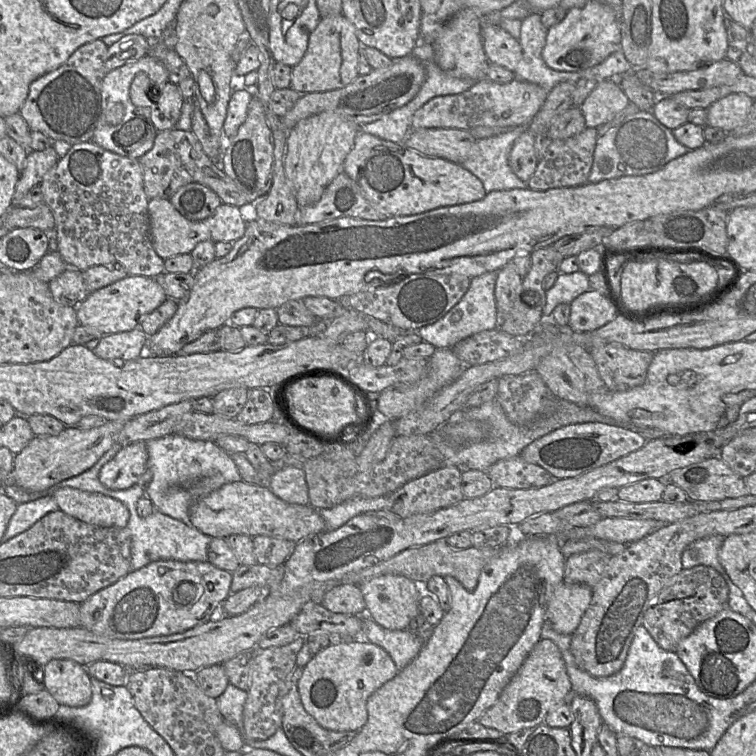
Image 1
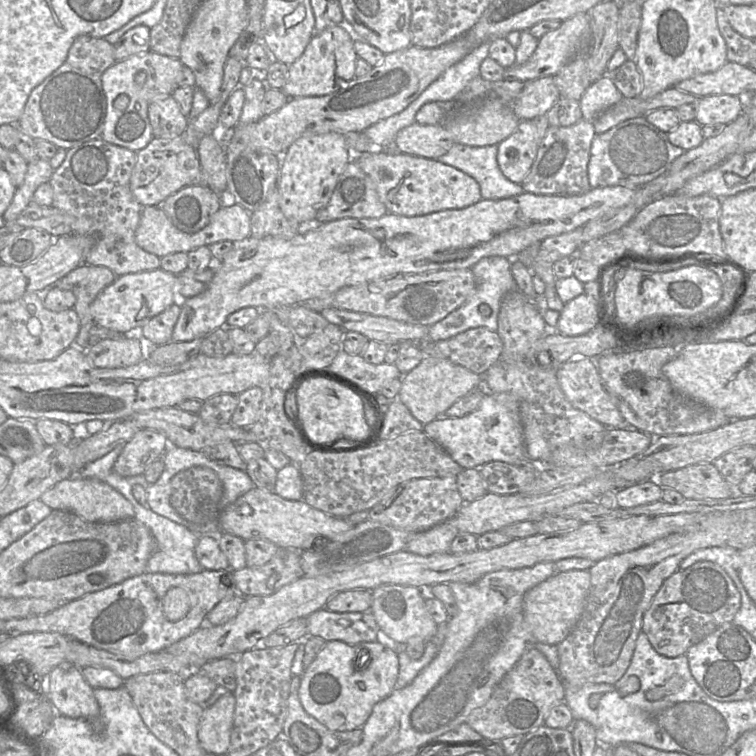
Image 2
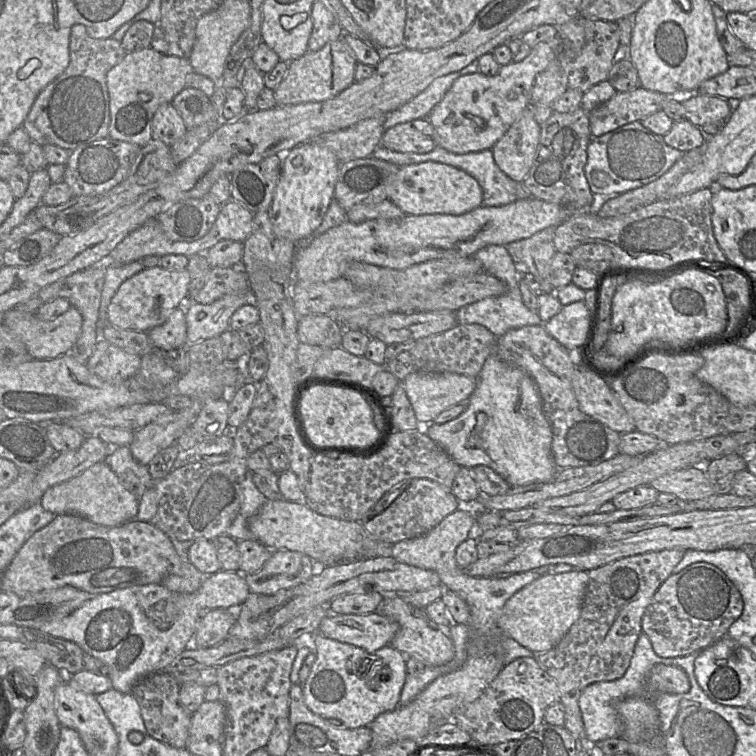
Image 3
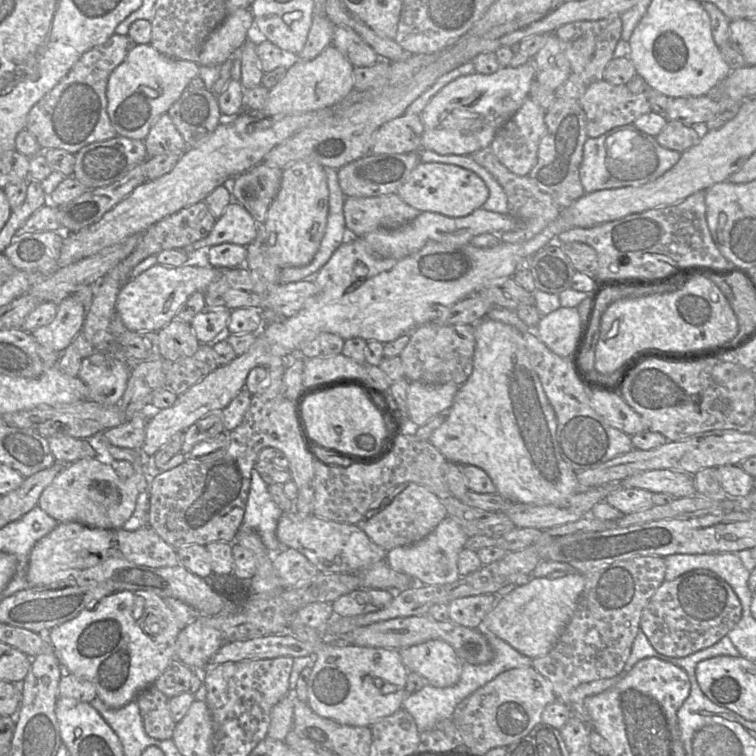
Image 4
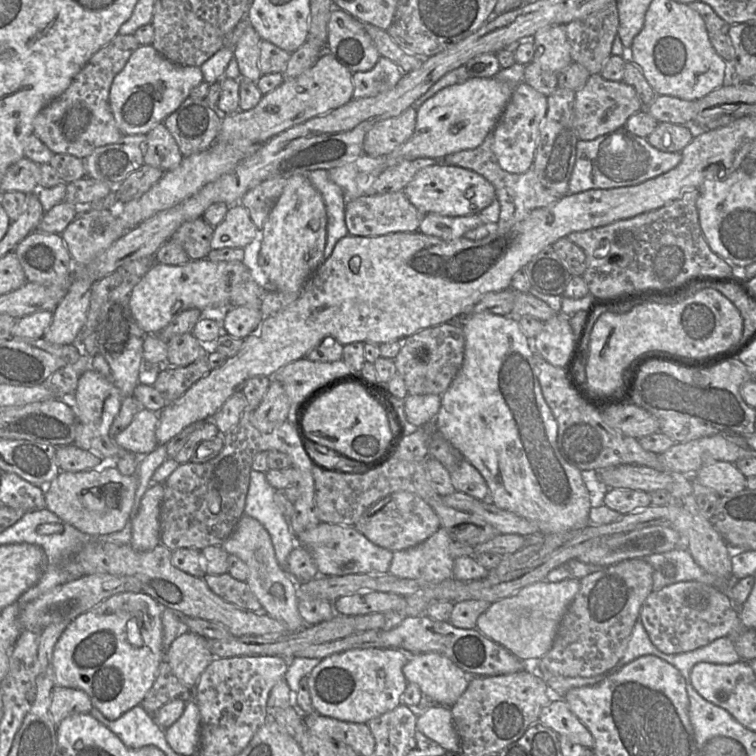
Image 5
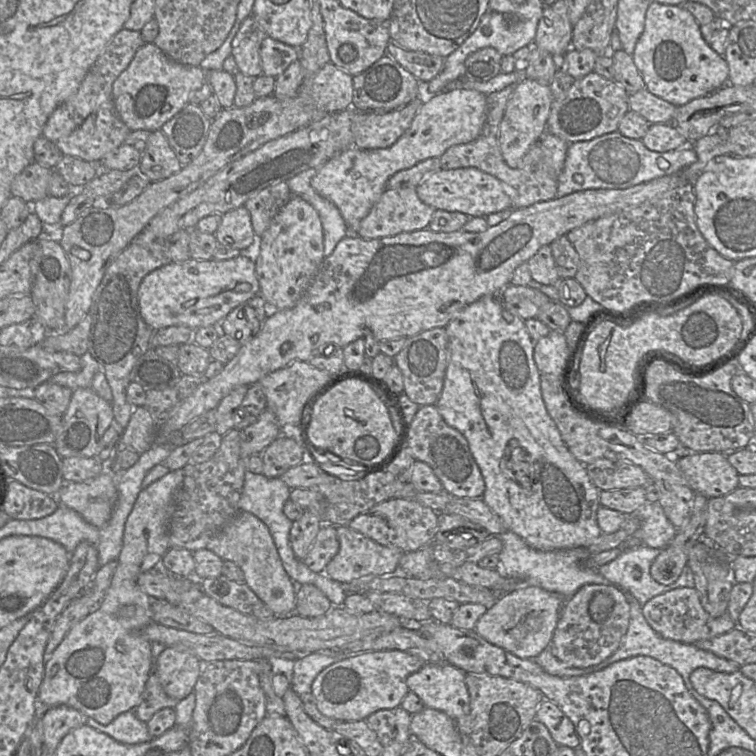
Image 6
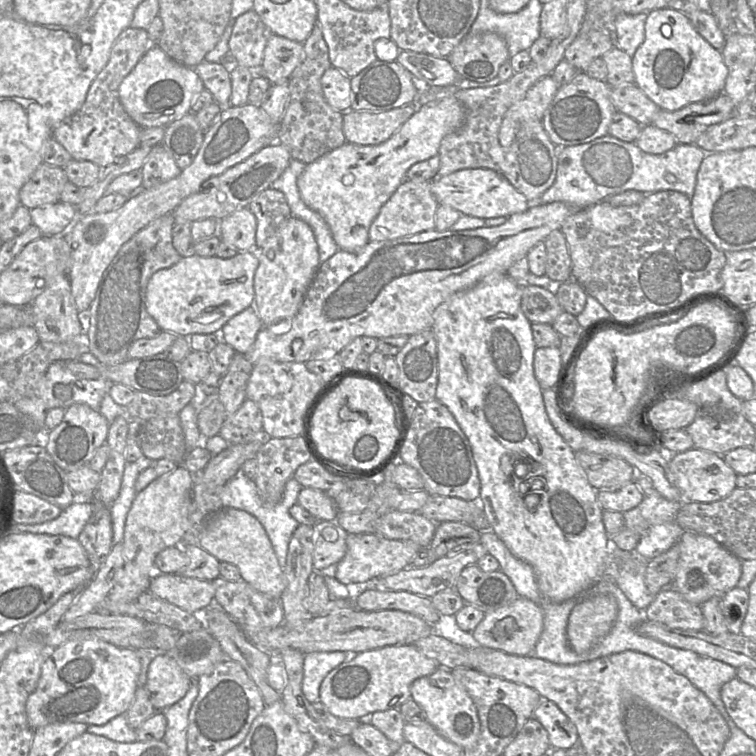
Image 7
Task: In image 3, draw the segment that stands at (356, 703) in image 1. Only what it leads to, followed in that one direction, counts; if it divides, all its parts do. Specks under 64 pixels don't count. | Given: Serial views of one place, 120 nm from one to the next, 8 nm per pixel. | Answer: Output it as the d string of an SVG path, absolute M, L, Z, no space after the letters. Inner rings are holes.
M318 631L308 638L308 643L316 653L316 661L303 685L303 695L306 706L313 713L338 727L359 728L369 725L381 713L399 706L407 676L405 658L401 652L387 645L369 653L360 647L328 639Z

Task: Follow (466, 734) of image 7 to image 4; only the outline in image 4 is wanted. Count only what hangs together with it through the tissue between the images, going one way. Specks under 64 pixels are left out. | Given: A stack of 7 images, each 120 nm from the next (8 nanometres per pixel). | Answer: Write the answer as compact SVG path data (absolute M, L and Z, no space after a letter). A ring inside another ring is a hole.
M429 640L398 651L407 670L418 673L428 684L434 687L449 687L456 684L460 679L463 661L458 657L452 646L445 641Z

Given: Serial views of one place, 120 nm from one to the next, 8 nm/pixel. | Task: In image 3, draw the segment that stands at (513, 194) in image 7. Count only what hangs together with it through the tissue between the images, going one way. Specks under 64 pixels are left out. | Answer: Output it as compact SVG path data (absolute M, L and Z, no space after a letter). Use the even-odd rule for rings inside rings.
M425 161L400 167L395 179L387 187L387 199L399 207L405 215L461 215L482 205L483 190L477 180L463 170L443 163Z

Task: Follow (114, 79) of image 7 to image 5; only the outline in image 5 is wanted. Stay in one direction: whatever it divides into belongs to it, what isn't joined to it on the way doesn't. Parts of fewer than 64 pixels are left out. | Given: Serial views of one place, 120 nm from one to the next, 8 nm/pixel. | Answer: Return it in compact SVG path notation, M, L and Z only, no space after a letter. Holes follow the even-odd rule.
M117 34L107 45L92 55L77 73L69 87L39 111L33 121L33 134L54 154L88 157L96 148L117 143L124 134L117 127L110 104L109 90L113 78L124 68L130 55L140 46L133 34Z

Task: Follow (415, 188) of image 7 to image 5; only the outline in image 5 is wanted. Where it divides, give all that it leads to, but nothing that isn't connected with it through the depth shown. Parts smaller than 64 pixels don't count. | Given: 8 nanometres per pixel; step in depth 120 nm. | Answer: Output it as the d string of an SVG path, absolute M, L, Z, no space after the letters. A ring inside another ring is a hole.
M403 191L361 196L345 205L345 223L353 236L381 236L396 232L415 232L426 214L419 211Z

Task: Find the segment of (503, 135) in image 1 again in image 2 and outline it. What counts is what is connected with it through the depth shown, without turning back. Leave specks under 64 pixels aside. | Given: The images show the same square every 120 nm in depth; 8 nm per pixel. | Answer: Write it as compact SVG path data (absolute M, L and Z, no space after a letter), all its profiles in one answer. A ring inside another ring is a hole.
M455 144L437 160L475 179L482 199L500 200L522 194L522 186L507 179L500 170L497 151L498 145L473 147Z

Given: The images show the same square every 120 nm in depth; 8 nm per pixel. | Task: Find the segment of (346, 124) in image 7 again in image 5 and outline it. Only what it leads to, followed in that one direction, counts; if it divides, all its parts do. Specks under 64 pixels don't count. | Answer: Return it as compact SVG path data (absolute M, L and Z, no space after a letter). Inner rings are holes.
M414 106L400 115L377 122L365 135L363 153L371 157L391 153L413 135L417 118Z

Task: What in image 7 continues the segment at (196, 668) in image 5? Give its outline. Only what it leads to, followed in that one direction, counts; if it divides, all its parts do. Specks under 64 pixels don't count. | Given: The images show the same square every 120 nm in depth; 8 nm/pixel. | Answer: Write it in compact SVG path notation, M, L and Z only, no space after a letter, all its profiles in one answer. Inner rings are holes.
M159 652L149 665L145 688L157 711L163 711L181 700L194 680L167 652Z

